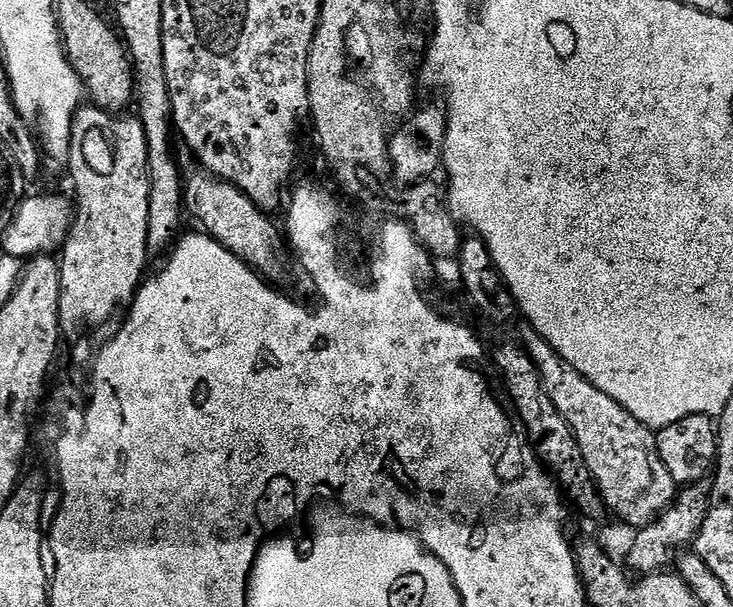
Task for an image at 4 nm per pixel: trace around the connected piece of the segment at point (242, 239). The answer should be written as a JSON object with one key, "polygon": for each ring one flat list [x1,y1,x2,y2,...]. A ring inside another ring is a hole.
{"polygon":[[199,166,183,171,184,202,187,209,205,227,205,233,230,250,244,264,250,265,260,275,270,280,283,276,288,264,279,252,286,248,286,242,272,218,261,211,249,196,233,184,218,179,211,172]]}

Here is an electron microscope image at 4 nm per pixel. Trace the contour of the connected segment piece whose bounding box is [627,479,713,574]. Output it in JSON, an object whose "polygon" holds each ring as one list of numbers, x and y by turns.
{"polygon":[[711,479,683,485,677,491,676,499,672,501,672,505,657,520,652,521,645,528,639,529,633,535,636,537,633,538,632,545,628,548,629,565,627,564,633,573,656,574,667,569,673,563,677,553,687,549,695,541,696,533,700,531,702,522,706,522,712,485]]}

